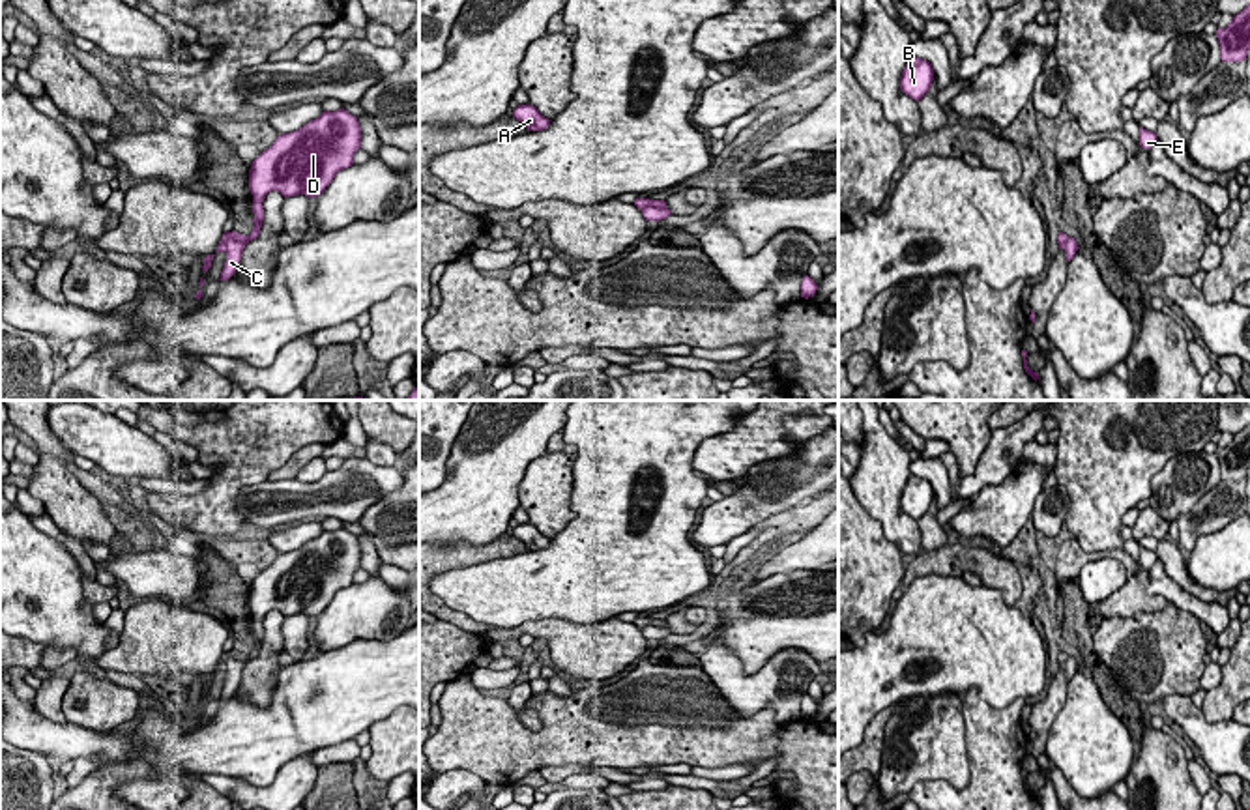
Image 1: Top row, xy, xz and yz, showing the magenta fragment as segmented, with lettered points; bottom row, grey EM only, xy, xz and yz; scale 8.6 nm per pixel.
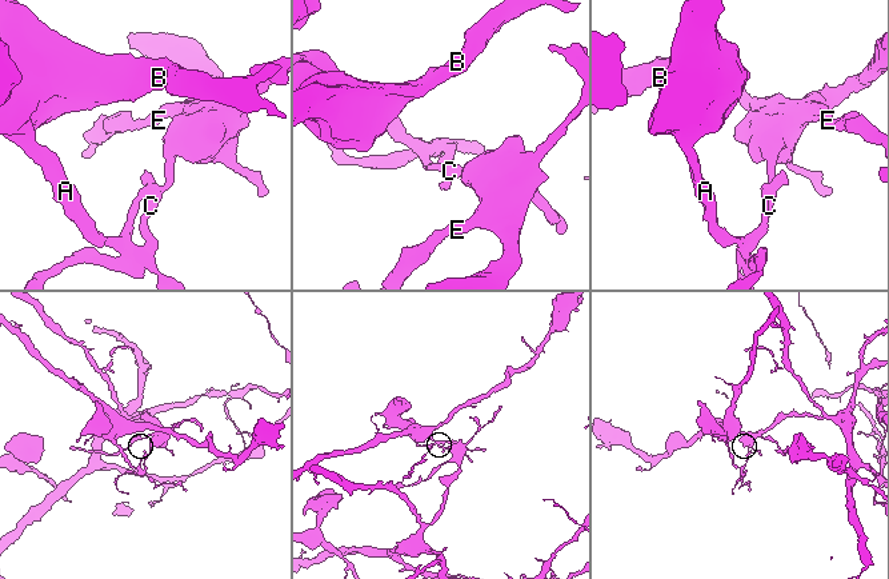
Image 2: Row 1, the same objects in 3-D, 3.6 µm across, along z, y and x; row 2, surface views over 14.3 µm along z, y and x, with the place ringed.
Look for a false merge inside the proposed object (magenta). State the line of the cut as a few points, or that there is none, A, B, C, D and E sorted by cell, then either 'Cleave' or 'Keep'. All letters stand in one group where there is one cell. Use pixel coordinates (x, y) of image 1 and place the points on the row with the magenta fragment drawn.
Split along xy (249, 236), (246, 242). Groups: A B C / D E. Cleave

